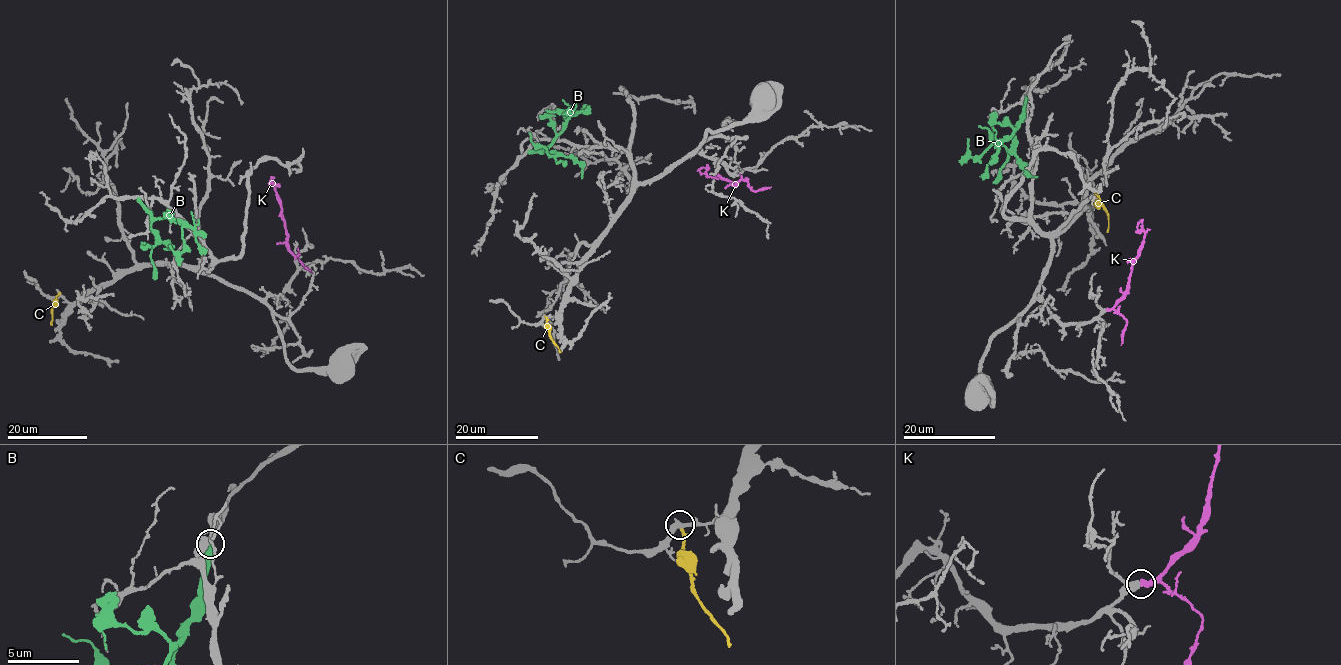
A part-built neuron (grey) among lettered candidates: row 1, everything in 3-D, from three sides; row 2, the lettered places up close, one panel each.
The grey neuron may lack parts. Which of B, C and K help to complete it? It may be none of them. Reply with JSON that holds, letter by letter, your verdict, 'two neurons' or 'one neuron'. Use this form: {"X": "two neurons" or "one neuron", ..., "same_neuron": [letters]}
{"B": "two neurons", "C": "two neurons", "K": "one neuron", "same_neuron": ["K"]}

